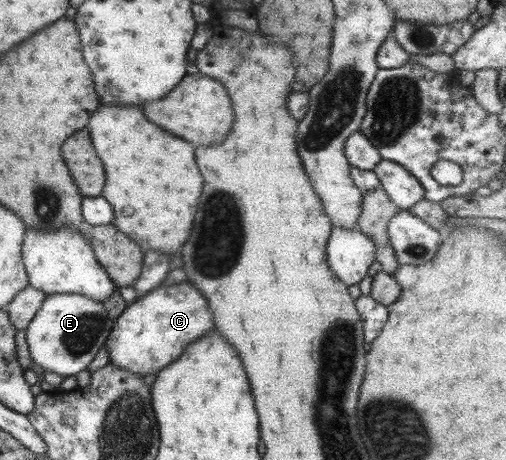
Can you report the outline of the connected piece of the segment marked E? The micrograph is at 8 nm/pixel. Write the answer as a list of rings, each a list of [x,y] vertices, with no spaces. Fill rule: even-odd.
[[[49,294],[43,299],[39,310],[25,328],[25,342],[30,360],[57,376],[73,376],[87,365],[99,348],[104,346],[114,325],[107,316],[103,303],[81,294]]]

